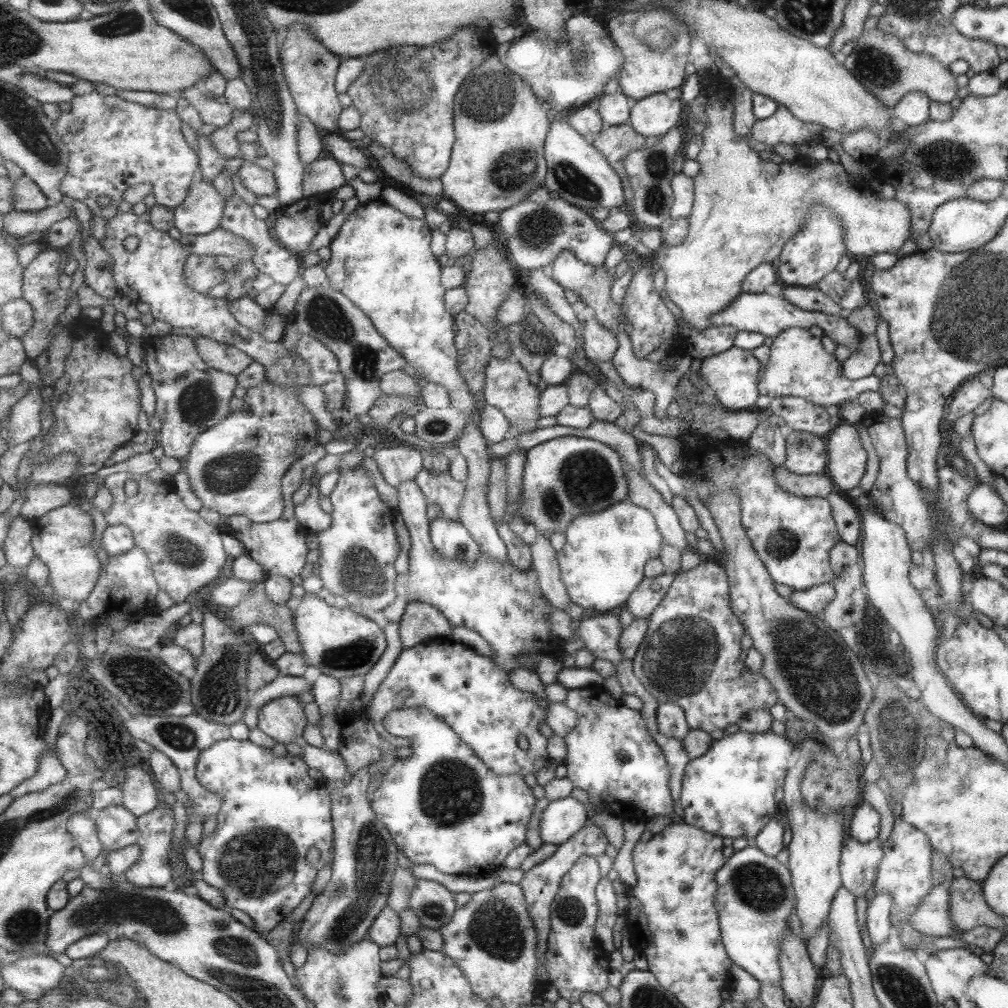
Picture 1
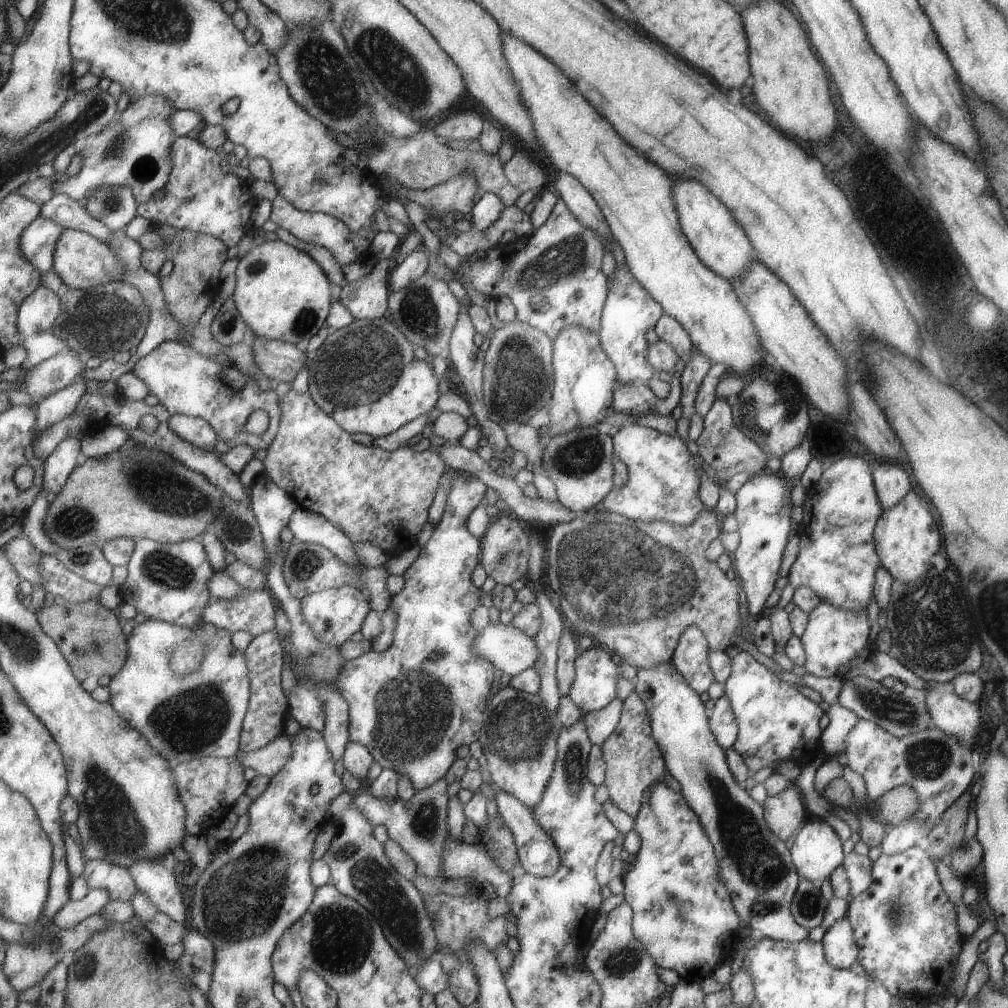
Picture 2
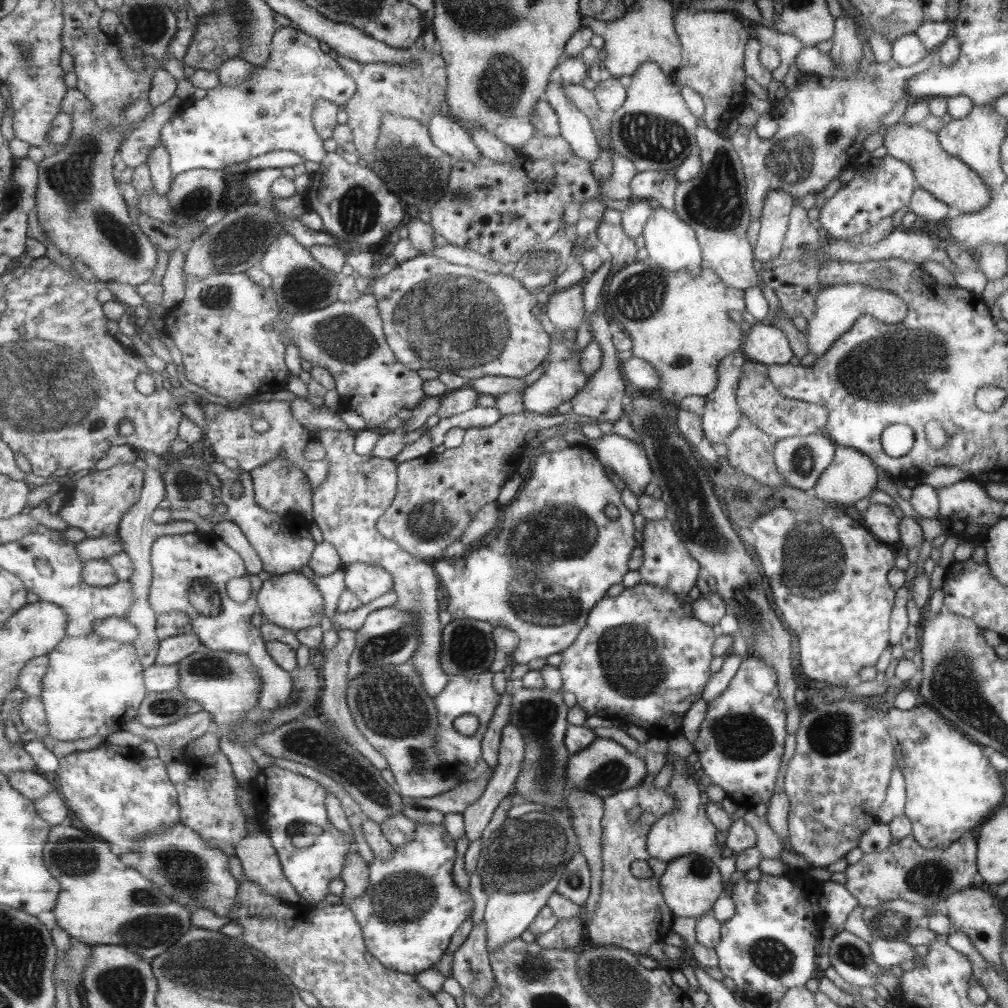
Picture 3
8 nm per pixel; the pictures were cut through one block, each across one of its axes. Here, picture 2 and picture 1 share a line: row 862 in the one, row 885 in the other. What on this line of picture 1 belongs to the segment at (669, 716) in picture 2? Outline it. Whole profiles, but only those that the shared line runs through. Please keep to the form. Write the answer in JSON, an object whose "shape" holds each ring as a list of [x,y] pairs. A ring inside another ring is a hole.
{"shape":[[[749,843],[741,850],[733,851],[731,856],[725,859],[721,868],[715,871],[714,879],[717,883],[714,907],[718,914],[721,940],[727,956],[733,964],[753,976],[760,985],[780,987],[778,946],[784,934],[790,932],[787,925],[789,914],[796,913],[794,888],[786,863],[782,864],[775,857],[763,854],[753,843]]]}

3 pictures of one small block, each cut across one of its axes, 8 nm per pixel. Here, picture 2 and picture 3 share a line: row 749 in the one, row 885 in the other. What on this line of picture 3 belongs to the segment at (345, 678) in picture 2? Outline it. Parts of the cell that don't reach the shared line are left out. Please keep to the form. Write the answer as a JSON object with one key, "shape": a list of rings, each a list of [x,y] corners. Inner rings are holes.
{"shape":[[[417,821],[415,839],[395,846],[389,859],[376,857],[369,867],[369,887],[361,897],[343,898],[364,929],[369,952],[386,968],[417,975],[443,959],[461,924],[475,912],[471,892],[457,886],[453,868],[457,841],[448,828]]]}

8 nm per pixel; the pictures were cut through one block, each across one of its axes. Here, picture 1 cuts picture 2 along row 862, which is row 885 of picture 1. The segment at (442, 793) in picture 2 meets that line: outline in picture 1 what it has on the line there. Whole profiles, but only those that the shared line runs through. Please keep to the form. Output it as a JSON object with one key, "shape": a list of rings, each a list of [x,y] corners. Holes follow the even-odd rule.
{"shape":[[[425,879],[417,881],[410,903],[421,924],[435,930],[449,924],[460,907],[455,892],[439,882]]]}

